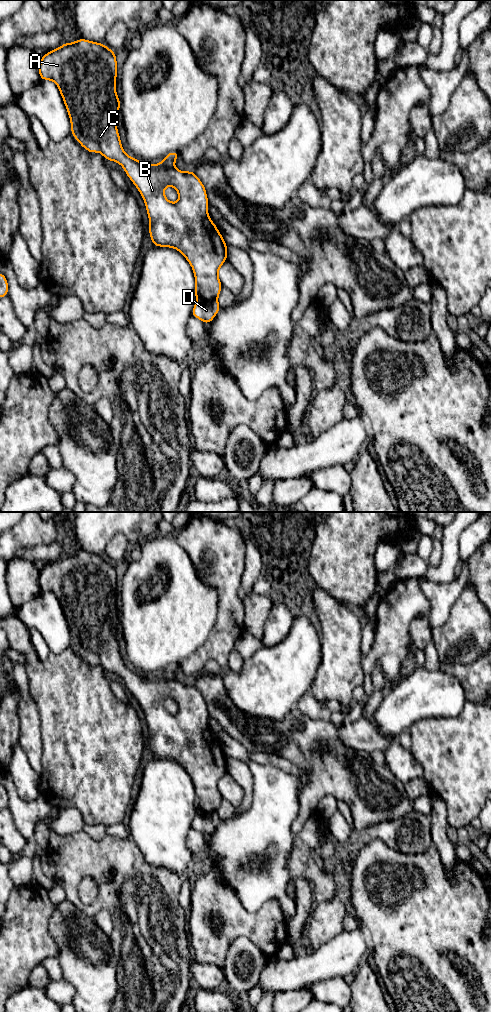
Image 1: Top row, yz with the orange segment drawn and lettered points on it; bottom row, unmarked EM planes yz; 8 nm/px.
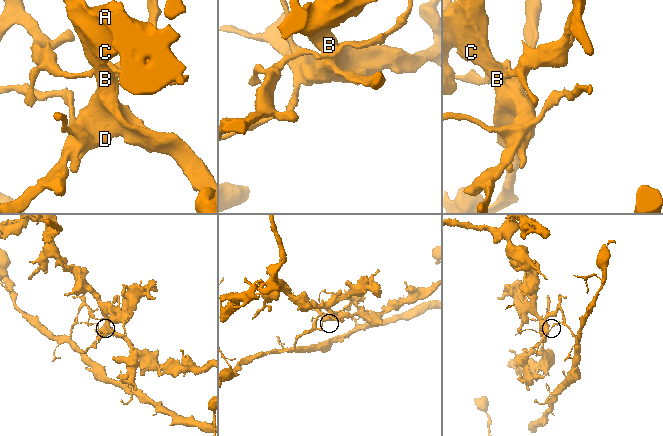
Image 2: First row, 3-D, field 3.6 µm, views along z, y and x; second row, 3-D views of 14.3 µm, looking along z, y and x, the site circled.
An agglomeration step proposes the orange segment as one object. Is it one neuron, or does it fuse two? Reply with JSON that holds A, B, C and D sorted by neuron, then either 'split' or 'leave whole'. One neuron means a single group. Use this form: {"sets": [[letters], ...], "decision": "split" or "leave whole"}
{"sets": [["A", "B", "C"], ["D"]], "decision": "split"}

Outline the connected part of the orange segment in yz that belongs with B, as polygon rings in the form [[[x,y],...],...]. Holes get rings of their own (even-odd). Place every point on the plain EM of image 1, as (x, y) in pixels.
[[[79,551],[73,555],[64,555],[59,560],[46,565],[39,576],[39,587],[42,592],[52,592],[58,598],[71,633],[71,644],[74,650],[90,665],[98,663],[105,671],[119,675],[126,687],[134,695],[144,711],[149,729],[149,746],[153,758],[177,761],[190,775],[196,792],[195,808],[205,813],[217,812],[222,796],[218,789],[219,780],[227,772],[227,757],[216,737],[208,727],[208,709],[201,692],[192,682],[183,684],[174,678],[167,679],[164,674],[155,677],[144,676],[131,670],[122,661],[120,648],[116,638],[116,626],[120,623],[120,612],[116,606],[117,574],[115,564],[105,556]],[[167,698],[173,698],[179,712],[171,715],[164,707]]]

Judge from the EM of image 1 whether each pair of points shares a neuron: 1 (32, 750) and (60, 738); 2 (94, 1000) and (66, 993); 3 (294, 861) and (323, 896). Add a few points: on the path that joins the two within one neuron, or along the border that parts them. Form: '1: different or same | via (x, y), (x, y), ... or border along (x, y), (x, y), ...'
1: different | border along (39, 723), (42, 770)
2: different | border along (62, 978), (74, 989), (72, 1001)
3: same | via (304, 866), (323, 886)

